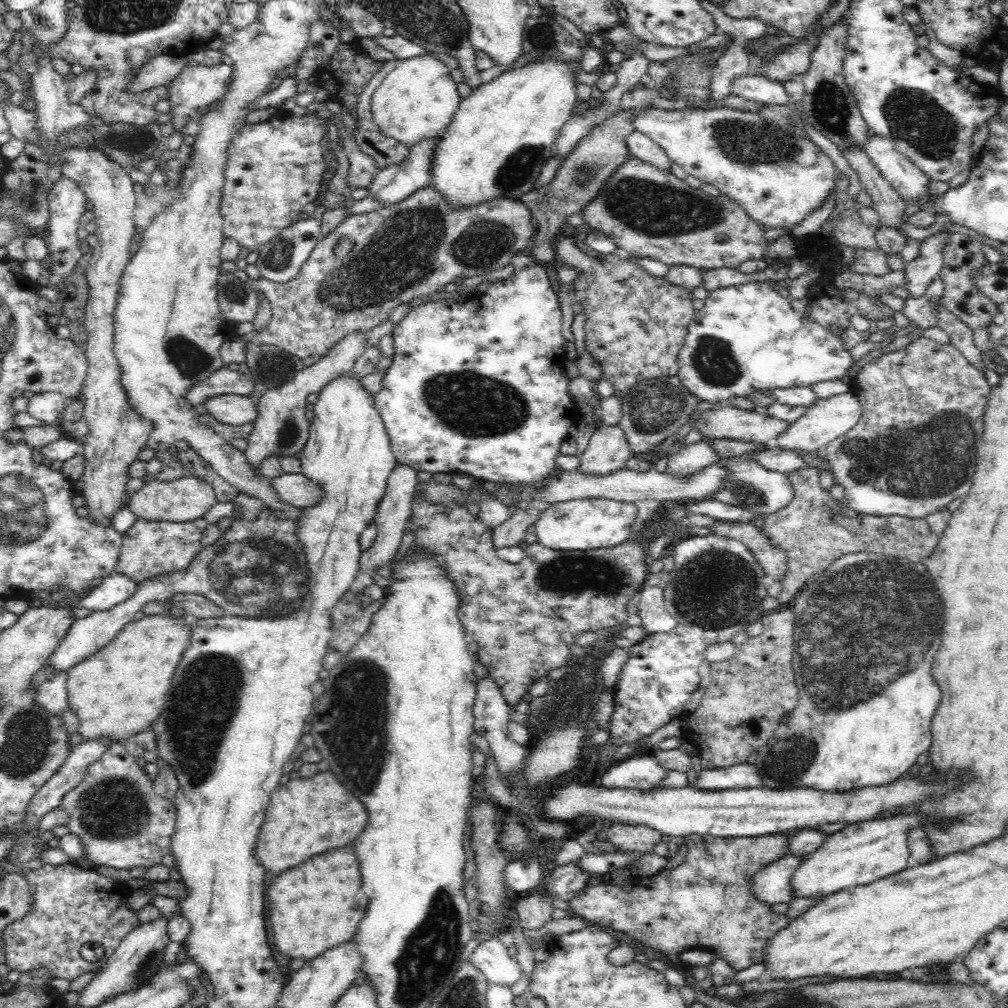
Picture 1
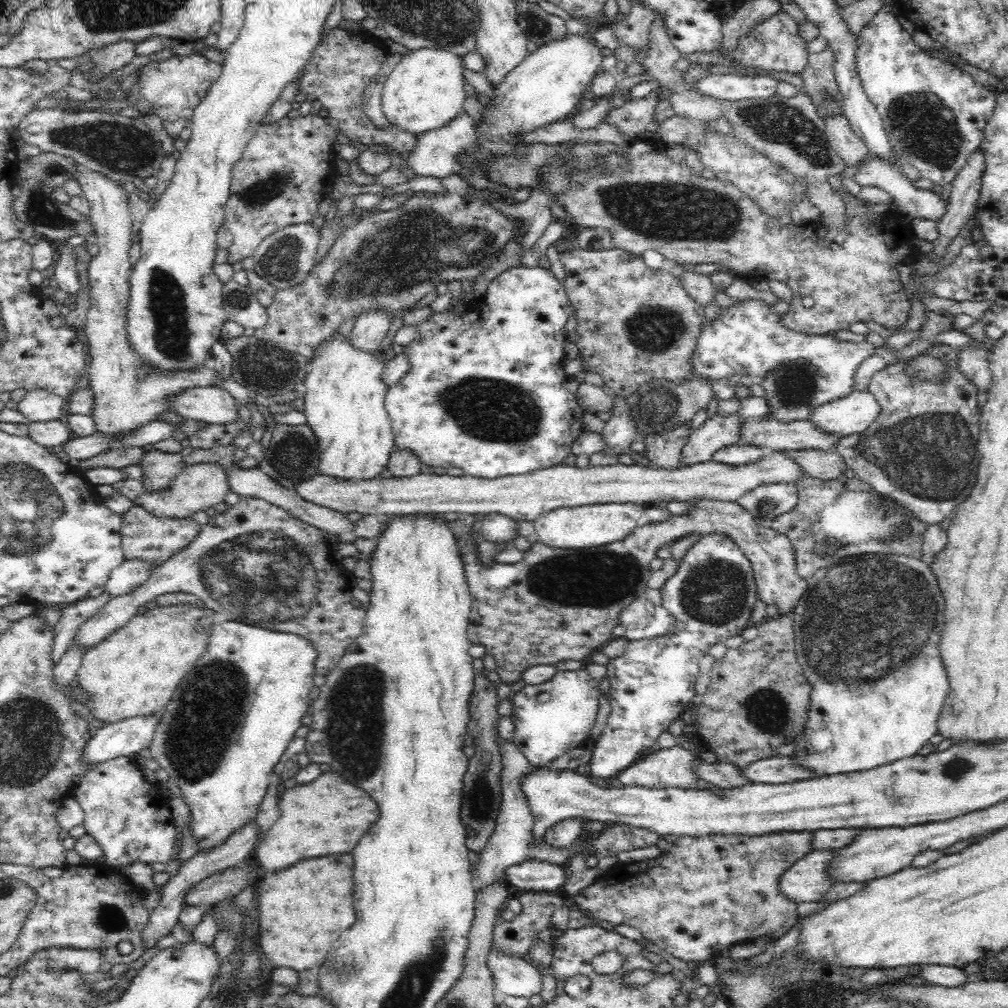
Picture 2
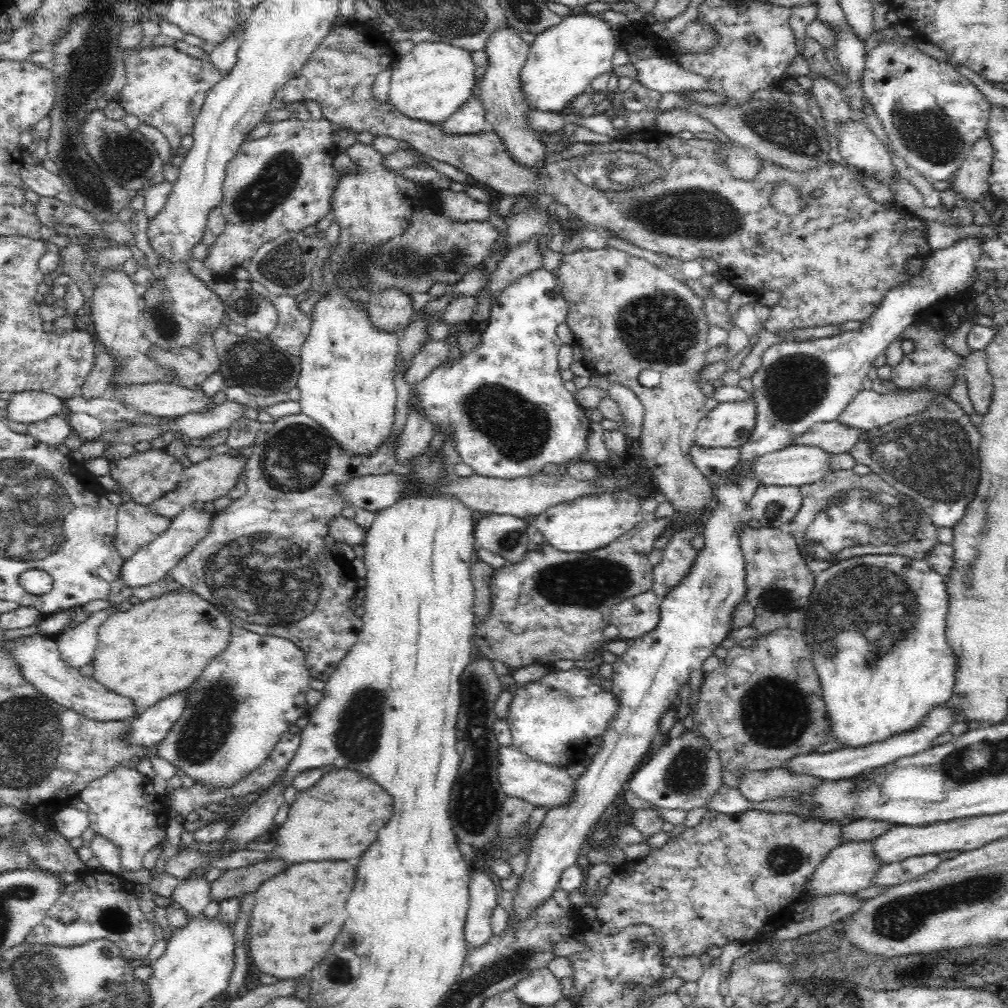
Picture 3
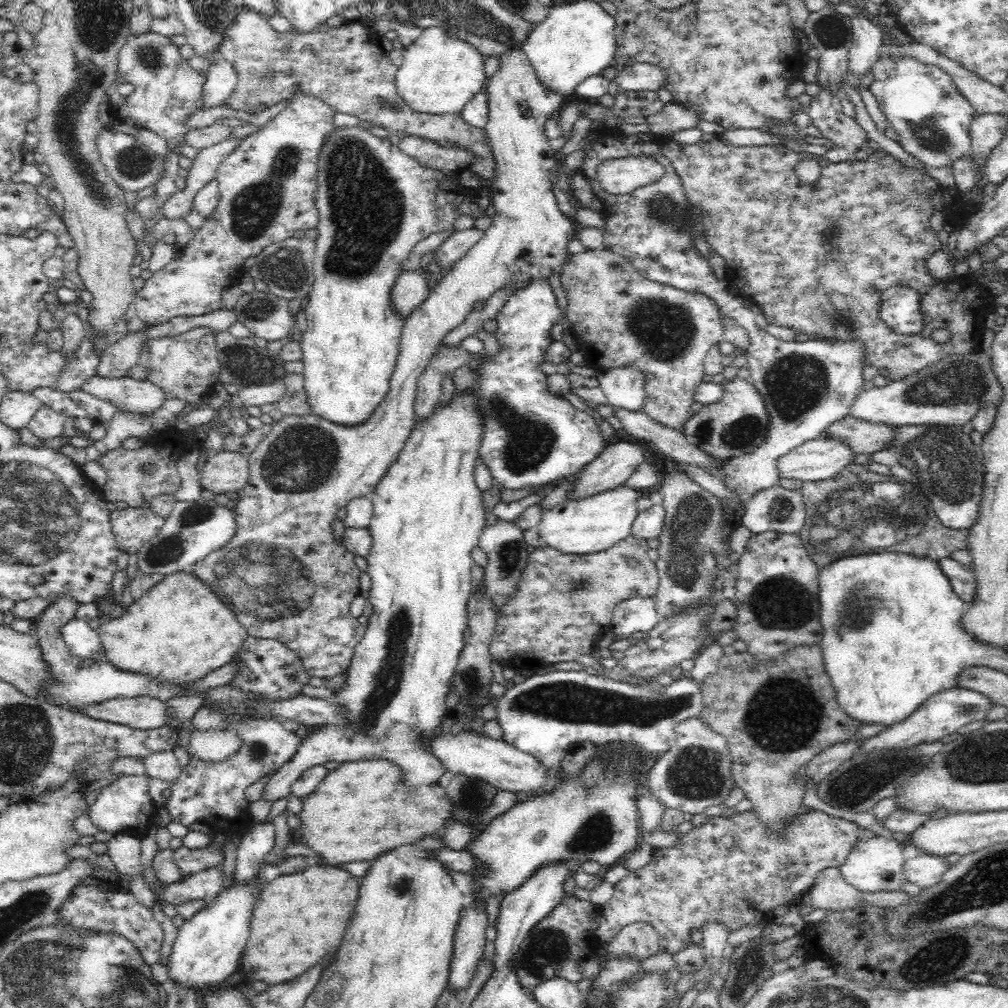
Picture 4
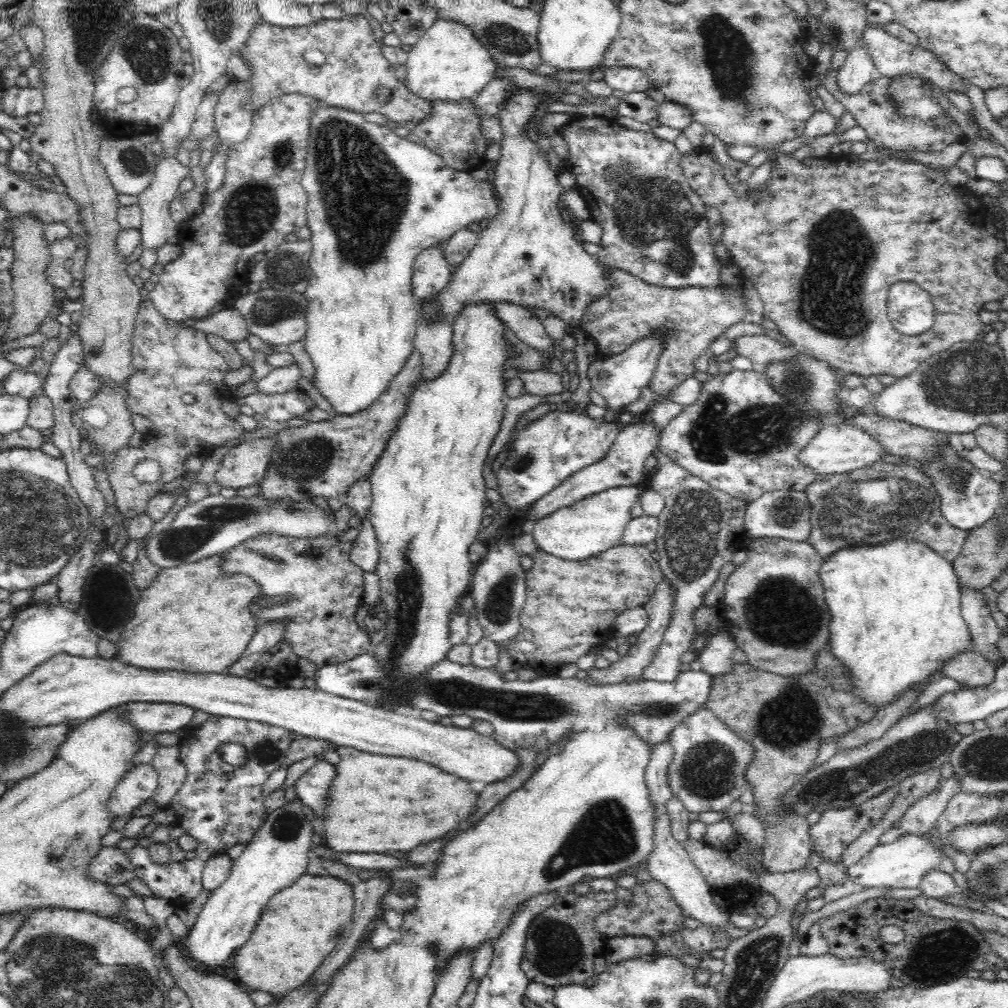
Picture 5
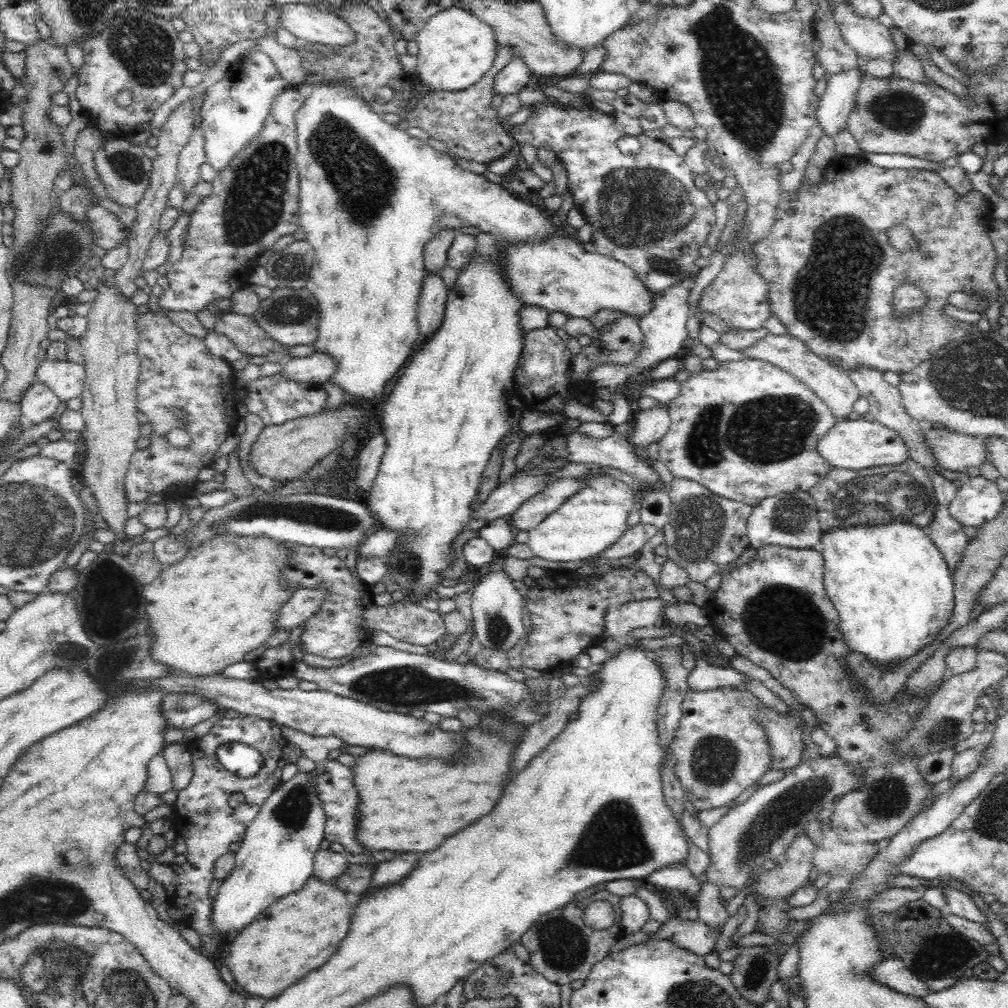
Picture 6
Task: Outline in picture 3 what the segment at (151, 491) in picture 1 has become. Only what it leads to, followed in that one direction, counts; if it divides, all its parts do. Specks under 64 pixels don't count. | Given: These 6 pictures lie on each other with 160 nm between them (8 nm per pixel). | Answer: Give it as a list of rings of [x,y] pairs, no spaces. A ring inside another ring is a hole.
[[[213,455],[211,458],[202,460],[183,470],[181,479],[179,480],[176,490],[166,493],[165,496],[161,496],[158,500],[149,504],[150,510],[157,515],[173,519],[182,508],[190,506],[193,502],[212,502],[216,498],[222,498],[227,496],[228,491],[232,490],[238,481],[242,478],[245,471],[245,463],[247,458],[244,456],[232,456],[232,455]]]

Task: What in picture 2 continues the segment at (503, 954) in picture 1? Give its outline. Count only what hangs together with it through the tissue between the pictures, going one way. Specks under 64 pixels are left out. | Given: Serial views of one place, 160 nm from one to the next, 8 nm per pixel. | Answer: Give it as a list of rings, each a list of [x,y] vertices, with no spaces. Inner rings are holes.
[[[490,952],[487,965],[492,973],[494,989],[499,997],[526,998],[540,995],[543,976],[523,958]]]

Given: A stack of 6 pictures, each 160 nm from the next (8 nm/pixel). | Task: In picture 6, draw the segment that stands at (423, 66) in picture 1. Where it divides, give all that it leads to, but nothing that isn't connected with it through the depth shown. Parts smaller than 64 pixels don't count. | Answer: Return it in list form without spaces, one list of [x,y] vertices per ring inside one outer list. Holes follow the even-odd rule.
[[[455,4],[430,16],[414,40],[420,49],[417,79],[434,91],[458,91],[476,84],[490,71],[500,48],[489,24],[482,22],[468,8]]]

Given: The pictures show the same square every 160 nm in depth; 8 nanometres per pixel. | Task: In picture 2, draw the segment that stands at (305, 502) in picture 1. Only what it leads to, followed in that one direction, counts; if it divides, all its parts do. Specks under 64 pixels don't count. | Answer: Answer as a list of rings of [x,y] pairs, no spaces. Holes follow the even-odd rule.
[[[770,451],[751,464],[728,466],[707,461],[672,471],[646,468],[635,463],[631,466],[616,463],[611,466],[590,465],[587,468],[561,464],[528,474],[497,479],[478,478],[466,474],[452,476],[448,473],[420,472],[414,476],[374,476],[370,480],[348,480],[320,474],[297,484],[295,491],[308,502],[346,514],[503,514],[518,523],[533,523],[545,512],[588,504],[630,502],[649,505],[658,500],[688,502],[698,498],[737,502],[746,492],[756,487],[780,483],[796,484],[804,475],[806,472],[802,471],[802,467],[794,463],[792,458],[786,457],[786,452]]]

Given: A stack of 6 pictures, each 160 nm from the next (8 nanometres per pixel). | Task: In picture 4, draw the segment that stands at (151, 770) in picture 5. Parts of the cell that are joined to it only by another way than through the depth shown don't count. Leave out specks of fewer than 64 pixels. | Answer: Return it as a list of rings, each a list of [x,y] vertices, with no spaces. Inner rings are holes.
[[[148,774],[140,776],[118,777],[114,782],[104,787],[96,800],[88,806],[88,815],[100,830],[104,832],[126,833],[134,835],[141,840],[145,836],[150,824],[154,824],[154,818],[159,807],[148,795]]]

